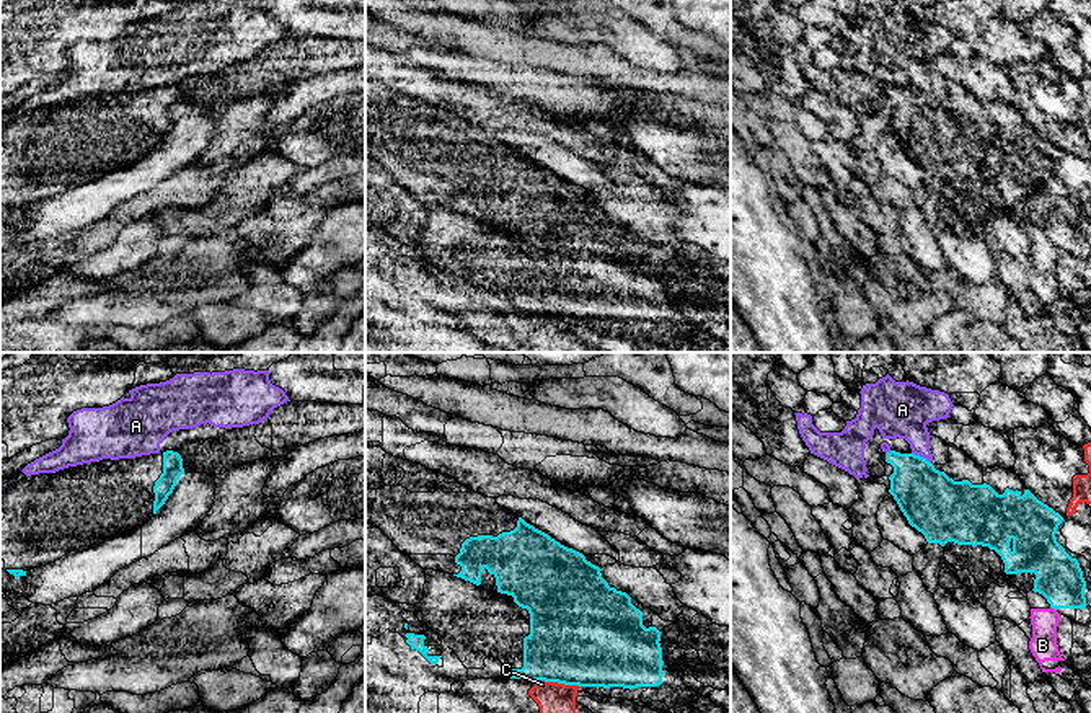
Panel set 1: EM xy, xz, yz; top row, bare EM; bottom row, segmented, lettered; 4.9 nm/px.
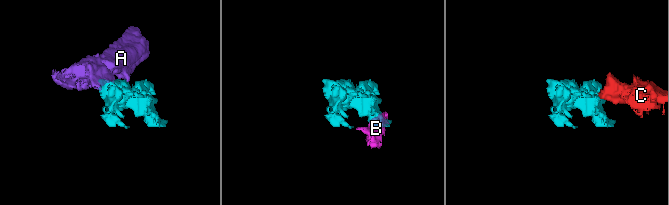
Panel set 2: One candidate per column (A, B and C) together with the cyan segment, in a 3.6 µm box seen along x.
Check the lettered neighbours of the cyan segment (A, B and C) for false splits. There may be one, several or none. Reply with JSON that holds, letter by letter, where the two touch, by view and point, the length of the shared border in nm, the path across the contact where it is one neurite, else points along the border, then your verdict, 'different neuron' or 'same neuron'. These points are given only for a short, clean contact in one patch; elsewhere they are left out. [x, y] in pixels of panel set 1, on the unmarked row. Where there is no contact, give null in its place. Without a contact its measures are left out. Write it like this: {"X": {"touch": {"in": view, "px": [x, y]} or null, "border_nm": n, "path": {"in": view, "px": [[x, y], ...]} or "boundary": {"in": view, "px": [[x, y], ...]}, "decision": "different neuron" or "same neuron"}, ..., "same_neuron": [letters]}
{"A": {"touch": {"in": "yz", "px": [922, 92]}, "border_nm": 110, "decision": "different neuron"}, "B": {"touch": {"in": "yz", "px": [1054, 242]}, "border_nm": 40, "boundary": {"in": "yz", "px": [[1051, 240], [1055, 245]]}, "decision": "different neuron"}, "C": {"touch": {"in": "xz", "px": [560, 317]}, "border_nm": 200, "boundary": {"in": "xz", "px": [[538, 315], [579, 320]]}, "decision": "different neuron"}, "same_neuron": []}

